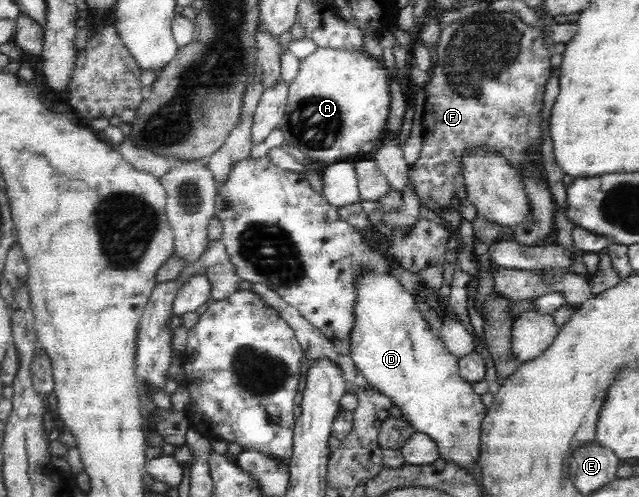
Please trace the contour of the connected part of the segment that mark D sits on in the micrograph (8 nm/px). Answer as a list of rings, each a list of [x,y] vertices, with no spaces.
[[[352,262],[350,267],[352,267],[353,271],[353,290],[355,295],[354,304],[352,304],[352,326],[350,326],[350,332],[348,332],[348,336],[350,336],[348,339],[350,339],[349,356],[354,366],[360,370],[370,385],[373,385],[374,388],[383,392],[392,401],[394,408],[400,410],[400,414],[414,427],[415,431],[427,434],[434,443],[436,443],[439,457],[442,460],[447,463],[452,463],[452,465],[456,467],[460,467],[460,469],[470,475],[470,472],[474,472],[474,468],[476,468],[476,464],[478,464],[480,458],[481,426],[487,415],[487,407],[483,403],[481,395],[472,390],[473,382],[468,382],[462,378],[462,375],[459,373],[457,358],[448,352],[444,341],[428,326],[422,313],[417,308],[414,294],[410,293],[410,290],[404,287],[404,284],[400,283],[394,275],[384,270],[378,270],[371,266],[363,266],[363,264],[359,264],[359,262]]]

